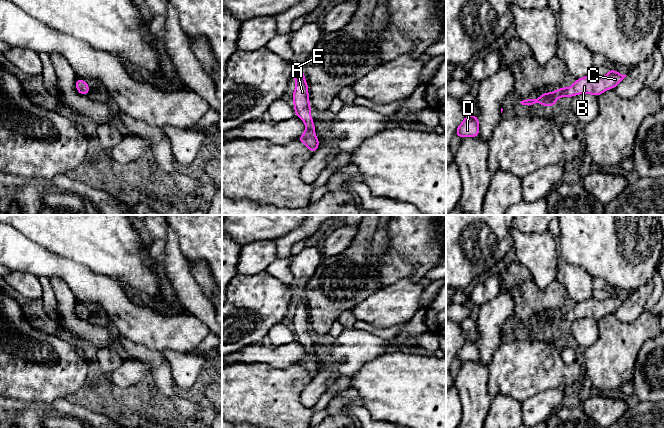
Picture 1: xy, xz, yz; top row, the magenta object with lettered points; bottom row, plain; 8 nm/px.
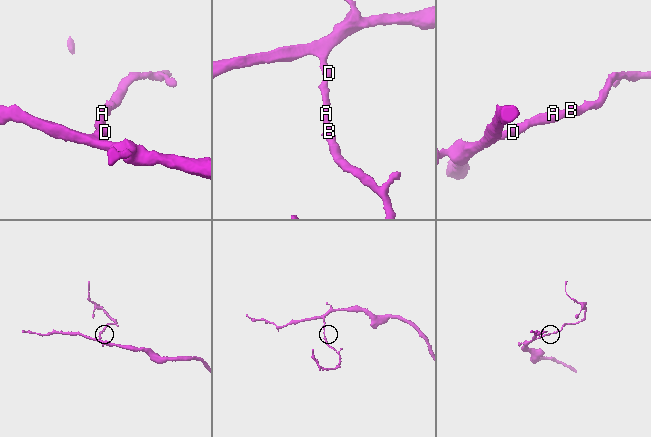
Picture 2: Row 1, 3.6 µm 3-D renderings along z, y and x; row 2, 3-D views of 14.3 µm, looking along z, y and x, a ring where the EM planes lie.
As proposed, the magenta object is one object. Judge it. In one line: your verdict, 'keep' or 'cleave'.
keep

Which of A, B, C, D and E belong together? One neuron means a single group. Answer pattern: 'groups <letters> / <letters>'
groups A B C D E

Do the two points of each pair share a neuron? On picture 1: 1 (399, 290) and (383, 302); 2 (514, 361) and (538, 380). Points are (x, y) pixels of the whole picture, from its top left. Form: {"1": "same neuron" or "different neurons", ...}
{"1": "same neuron", "2": "same neuron"}

